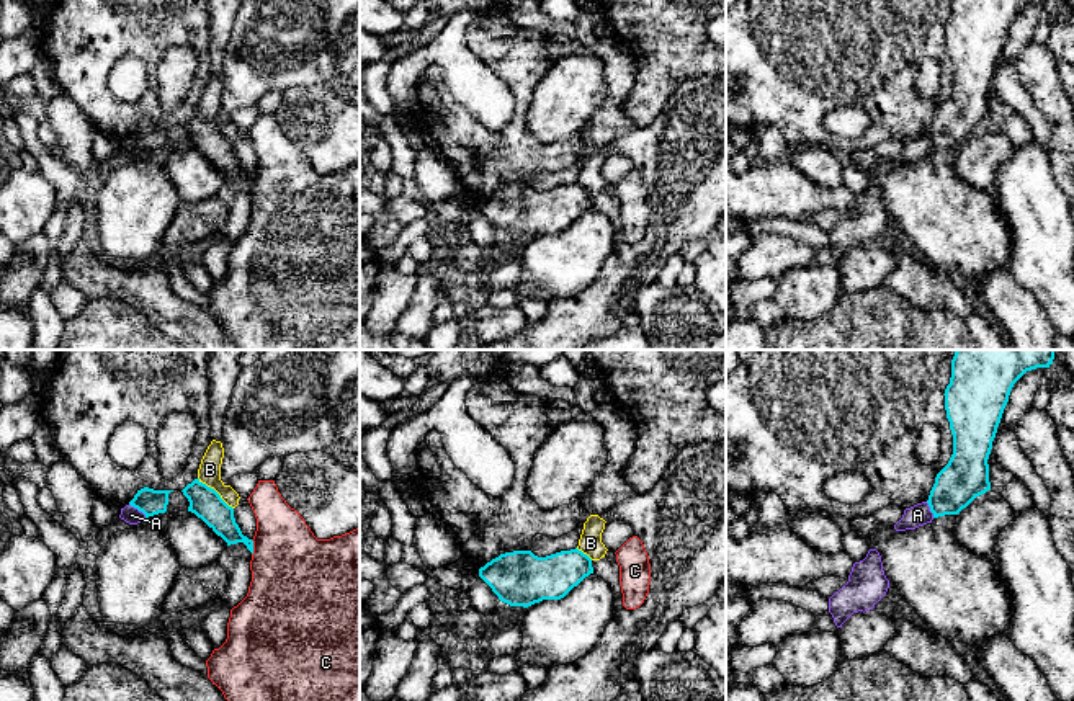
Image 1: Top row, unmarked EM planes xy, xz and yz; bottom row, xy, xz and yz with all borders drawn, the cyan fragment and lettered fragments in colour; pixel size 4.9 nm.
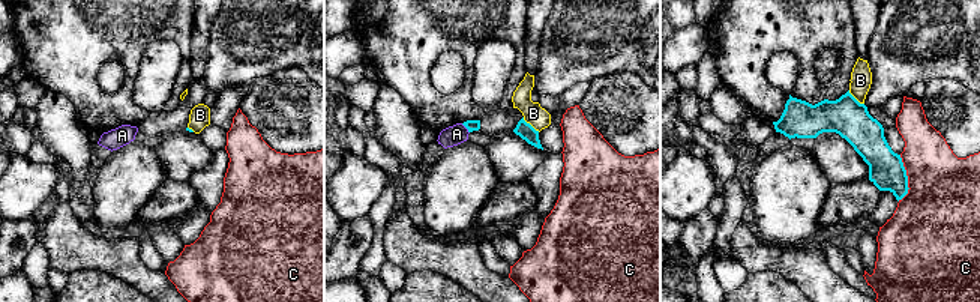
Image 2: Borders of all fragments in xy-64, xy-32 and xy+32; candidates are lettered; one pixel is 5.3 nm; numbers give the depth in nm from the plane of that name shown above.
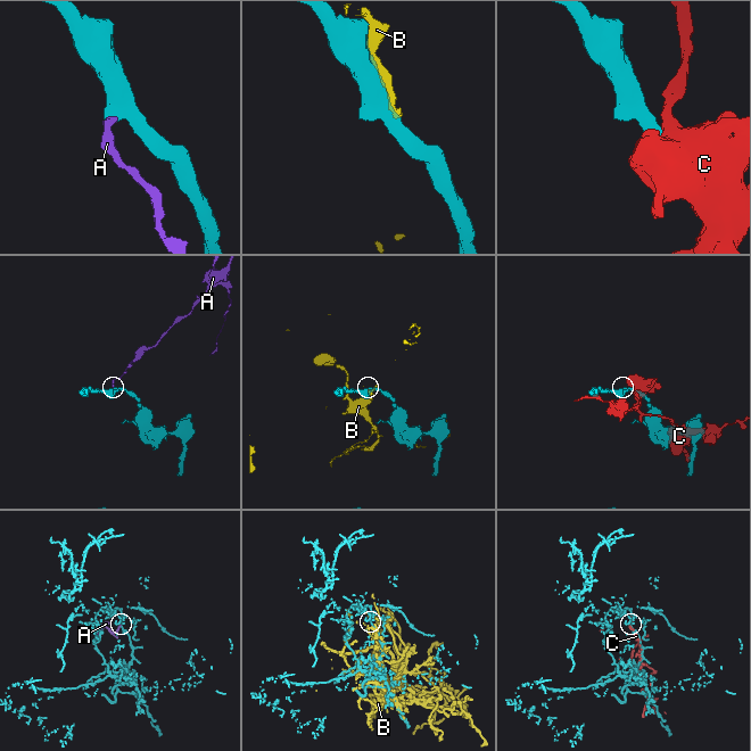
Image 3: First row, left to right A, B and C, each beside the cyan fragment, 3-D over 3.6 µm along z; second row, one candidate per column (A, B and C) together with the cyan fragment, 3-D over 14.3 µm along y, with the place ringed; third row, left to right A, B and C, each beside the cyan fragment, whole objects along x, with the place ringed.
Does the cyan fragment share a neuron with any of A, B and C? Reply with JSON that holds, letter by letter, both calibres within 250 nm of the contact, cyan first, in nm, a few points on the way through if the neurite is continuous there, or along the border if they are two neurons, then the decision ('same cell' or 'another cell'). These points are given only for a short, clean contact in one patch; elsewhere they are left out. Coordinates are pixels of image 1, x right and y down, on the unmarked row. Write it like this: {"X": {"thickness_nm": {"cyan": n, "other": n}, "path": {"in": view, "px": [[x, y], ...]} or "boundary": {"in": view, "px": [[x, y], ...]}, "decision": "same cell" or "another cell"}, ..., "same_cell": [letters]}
{"A": {"thickness_nm": {"cyan": 130, "other": 90}, "boundary": {"in": "xy", "px": [[129, 138], [146, 151]]}, "decision": "another cell"}, "B": {"thickness_nm": {"cyan": 160, "other": 110}, "decision": "another cell"}, "C": {"thickness_nm": {"cyan": 150, "other": 440}, "decision": "another cell"}, "same_cell": []}

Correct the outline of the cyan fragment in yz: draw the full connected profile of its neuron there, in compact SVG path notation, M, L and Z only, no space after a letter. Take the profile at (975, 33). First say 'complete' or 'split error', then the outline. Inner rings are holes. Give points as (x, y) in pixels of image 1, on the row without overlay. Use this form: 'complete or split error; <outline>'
complete; M951 0L950 18L945 23L945 44L953 69L953 88L937 108L929 129L933 152L958 149L976 131L991 124L989 88L1004 42L1014 18L1027 7L1049 0Z

